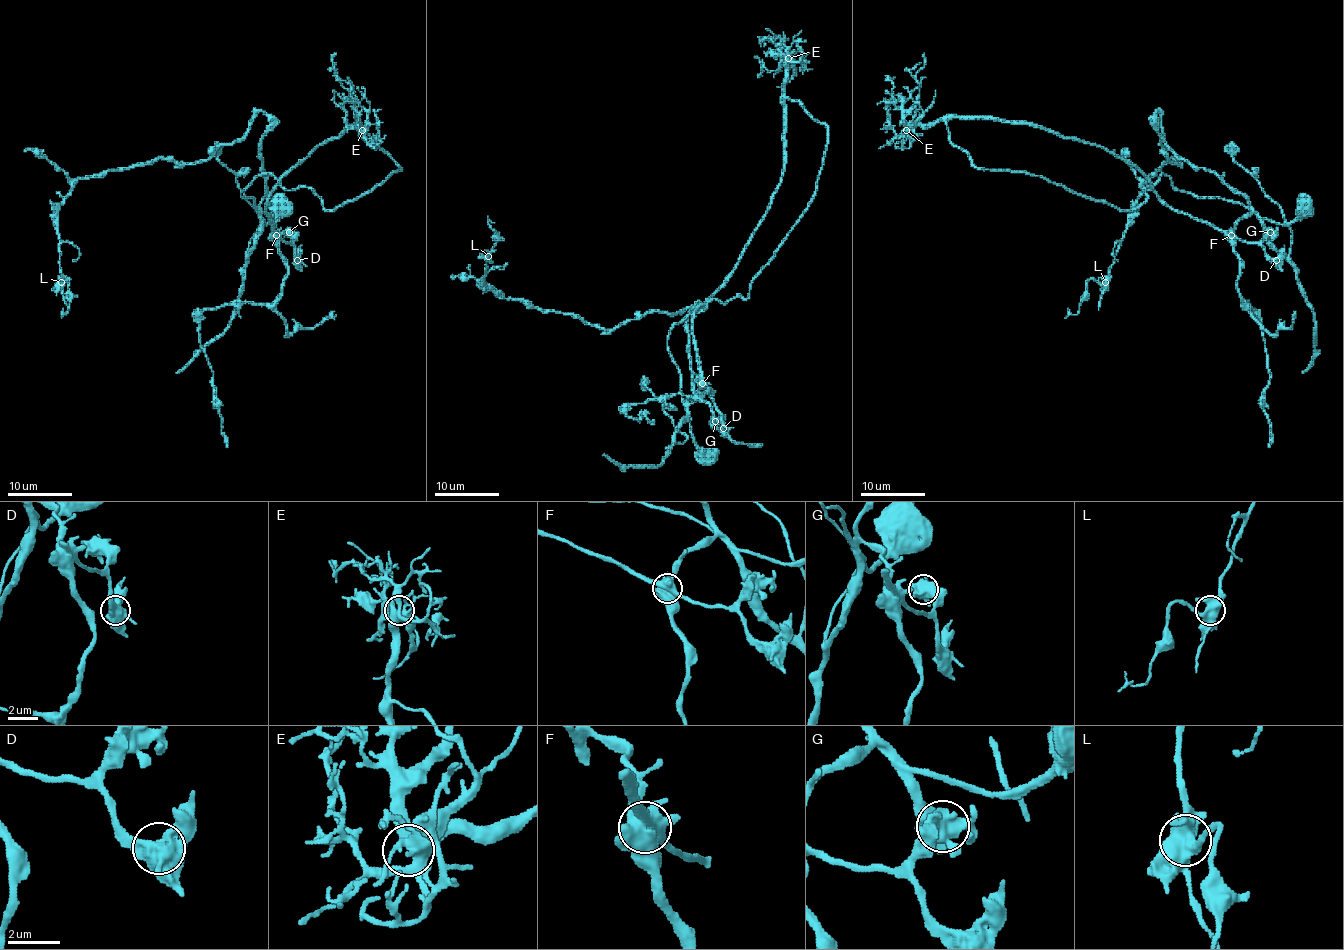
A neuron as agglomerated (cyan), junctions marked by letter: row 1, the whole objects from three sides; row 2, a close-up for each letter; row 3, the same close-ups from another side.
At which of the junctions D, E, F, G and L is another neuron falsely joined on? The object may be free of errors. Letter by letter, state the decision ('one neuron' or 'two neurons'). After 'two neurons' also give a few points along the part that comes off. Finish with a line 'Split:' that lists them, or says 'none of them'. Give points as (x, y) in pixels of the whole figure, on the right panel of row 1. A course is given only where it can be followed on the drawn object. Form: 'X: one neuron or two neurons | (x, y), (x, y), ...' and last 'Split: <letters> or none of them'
D: one neuron
E: one neuron
F: two neurons | (1231, 235), (1250, 203), (1184, 161), (1157, 111), (1178, 163), (1147, 179), (1110, 276), (1068, 308)
G: one neuron
L: one neuron
Split: F

